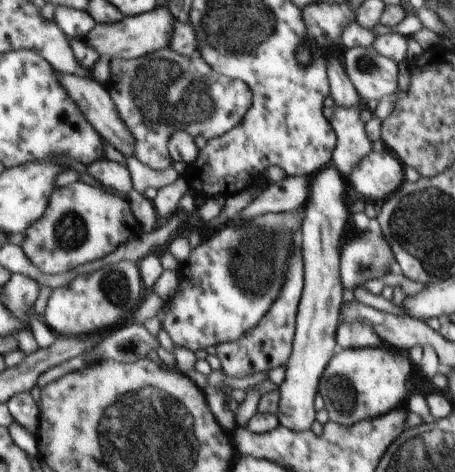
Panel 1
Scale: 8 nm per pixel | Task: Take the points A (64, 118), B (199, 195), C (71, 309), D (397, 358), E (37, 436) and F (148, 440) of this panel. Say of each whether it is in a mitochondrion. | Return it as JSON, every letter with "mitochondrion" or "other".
{"A":"other","B":"other","C":"other","D":"other","E":"other","F":"mitochondrion"}

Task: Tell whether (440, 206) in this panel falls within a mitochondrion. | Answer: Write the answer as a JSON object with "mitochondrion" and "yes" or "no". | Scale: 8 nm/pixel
{"mitochondrion":"yes"}

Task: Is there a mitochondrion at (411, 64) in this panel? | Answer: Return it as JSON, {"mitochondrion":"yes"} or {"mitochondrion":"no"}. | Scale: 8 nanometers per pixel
{"mitochondrion":"no"}

